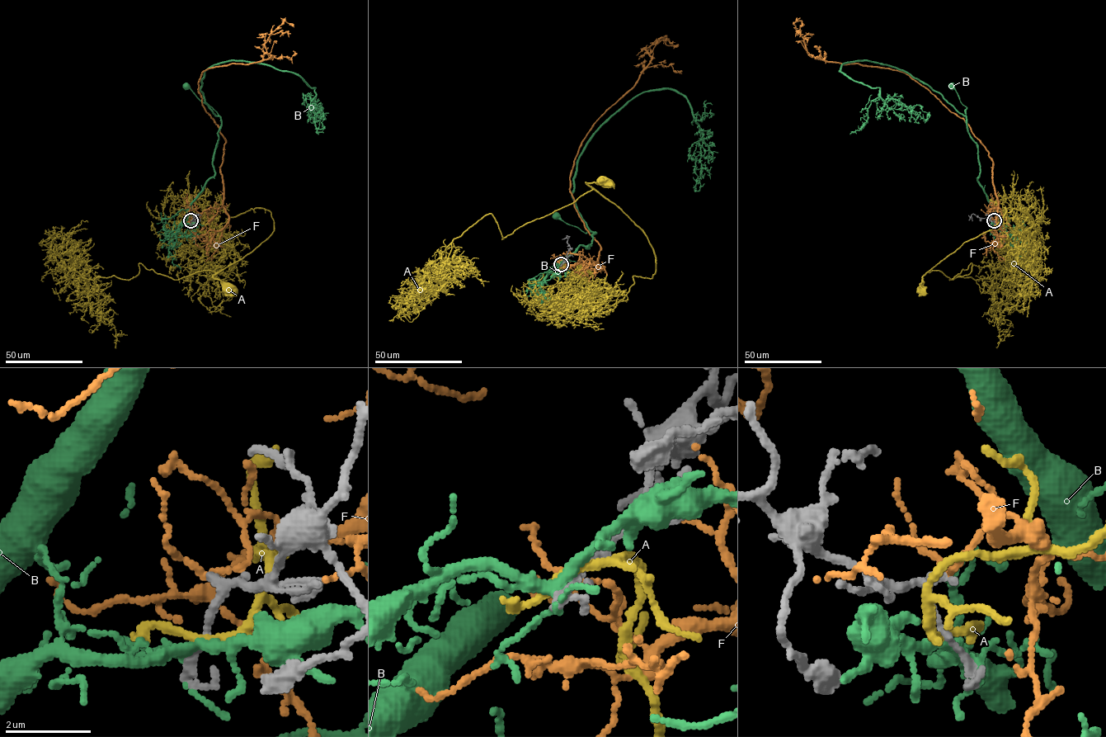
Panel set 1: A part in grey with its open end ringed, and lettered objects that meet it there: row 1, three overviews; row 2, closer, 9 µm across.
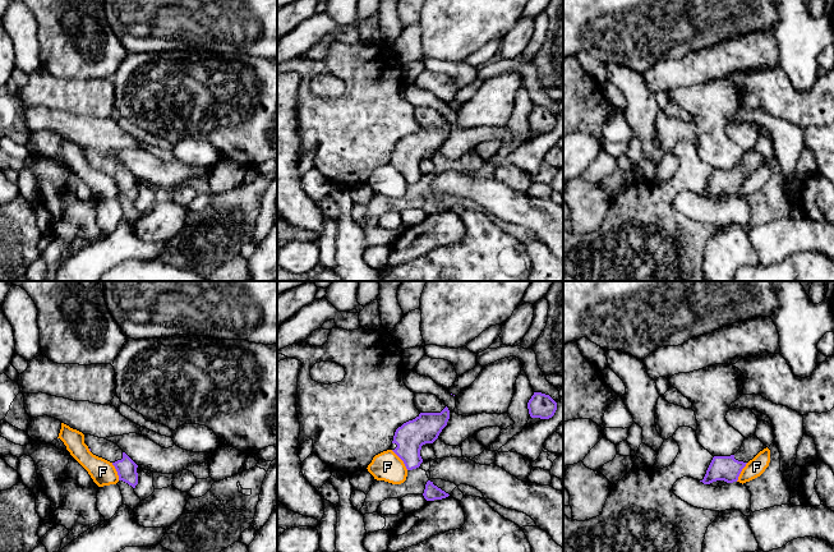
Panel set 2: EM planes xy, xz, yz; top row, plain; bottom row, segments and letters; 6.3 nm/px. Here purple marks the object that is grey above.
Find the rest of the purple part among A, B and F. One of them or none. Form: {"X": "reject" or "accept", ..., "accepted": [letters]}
{"A": "reject", "B": "reject", "F": "reject", "accepted": []}

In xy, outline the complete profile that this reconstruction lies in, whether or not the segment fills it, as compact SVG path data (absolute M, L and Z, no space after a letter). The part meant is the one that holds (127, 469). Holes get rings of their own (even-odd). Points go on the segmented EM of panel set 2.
M84 434L84 443L93 455L110 461L115 466L119 480L135 488L138 484L138 465L116 443L91 434Z

